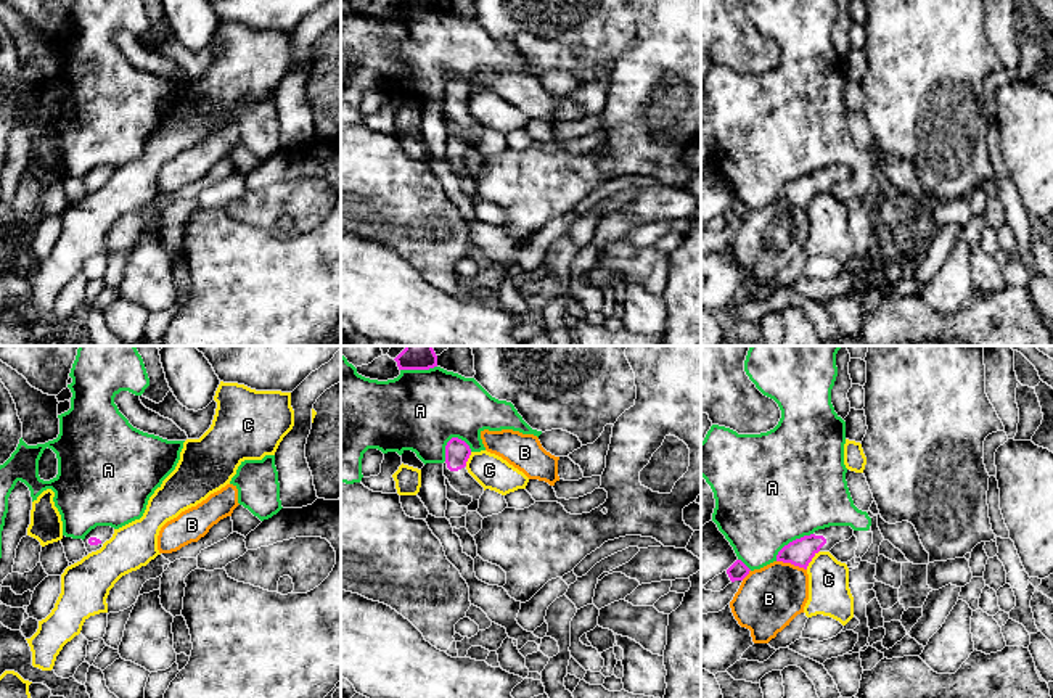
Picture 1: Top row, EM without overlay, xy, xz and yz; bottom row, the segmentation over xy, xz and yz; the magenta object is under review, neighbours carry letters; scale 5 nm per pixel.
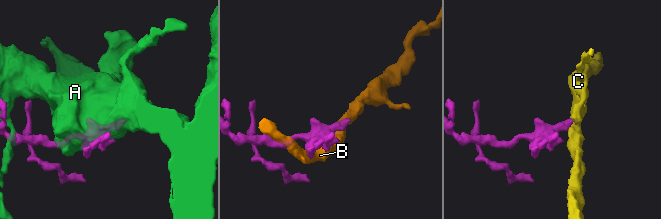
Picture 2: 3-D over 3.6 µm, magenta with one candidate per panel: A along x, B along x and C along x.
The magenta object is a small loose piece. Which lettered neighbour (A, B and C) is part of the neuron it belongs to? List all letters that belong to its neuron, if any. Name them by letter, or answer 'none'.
none

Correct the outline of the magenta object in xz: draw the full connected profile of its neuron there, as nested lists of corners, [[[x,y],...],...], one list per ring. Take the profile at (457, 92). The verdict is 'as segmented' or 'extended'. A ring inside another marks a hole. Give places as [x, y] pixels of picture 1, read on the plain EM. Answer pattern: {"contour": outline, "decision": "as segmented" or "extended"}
{"contour": [[[452,77],[445,85],[444,116],[457,132],[473,138],[468,151],[477,151],[484,127],[466,109],[469,95],[469,85],[458,77]]], "decision": "extended"}

